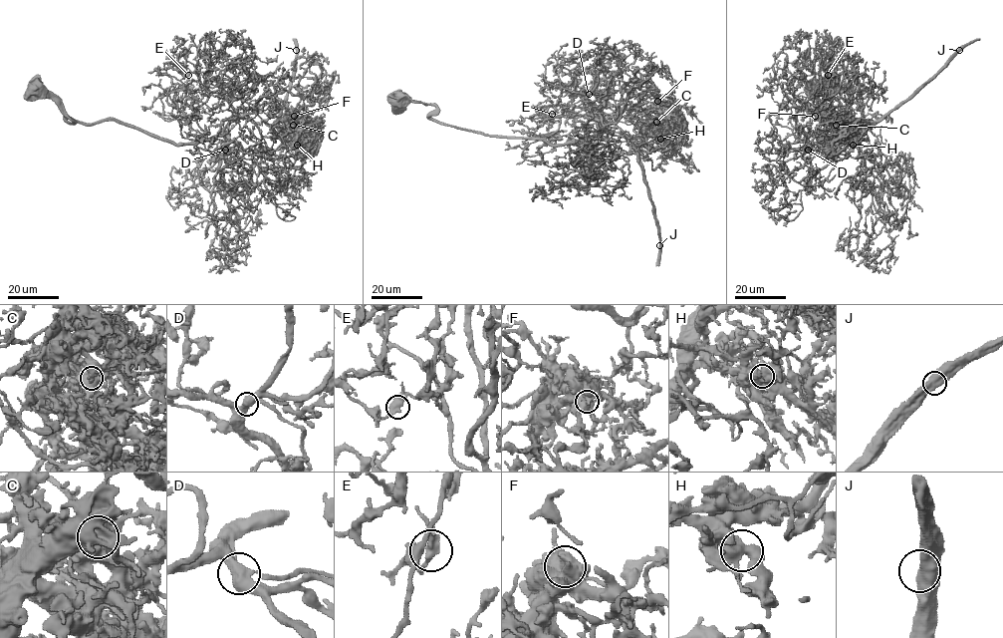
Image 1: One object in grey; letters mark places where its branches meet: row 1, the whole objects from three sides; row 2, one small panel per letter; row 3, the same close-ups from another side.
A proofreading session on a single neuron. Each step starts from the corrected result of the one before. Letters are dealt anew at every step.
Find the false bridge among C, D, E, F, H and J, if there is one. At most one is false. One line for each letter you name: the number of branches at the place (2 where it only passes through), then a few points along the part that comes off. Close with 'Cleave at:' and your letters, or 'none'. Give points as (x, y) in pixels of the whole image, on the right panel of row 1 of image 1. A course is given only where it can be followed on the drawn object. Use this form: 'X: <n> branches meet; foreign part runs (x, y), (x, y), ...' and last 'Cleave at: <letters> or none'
C: 2 branches meet; foreign part runs (836, 125), (841, 123), (849, 128), (878, 122), (910, 97), (966, 45), (980, 39)
Cleave at: C

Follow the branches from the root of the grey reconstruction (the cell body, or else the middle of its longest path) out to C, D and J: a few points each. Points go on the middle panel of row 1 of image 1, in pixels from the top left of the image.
C: (400, 98), (433, 105), (430, 117), (448, 125), (554, 144), (587, 141), (609, 118), (639, 106), (656, 122)
D: (400, 98), (433, 105), (430, 117), (448, 125), (565, 144), (593, 137), (603, 127), (589, 94)
J: (400, 98), (433, 105), (430, 117), (448, 125), (554, 144), (587, 141), (640, 106), (659, 245)

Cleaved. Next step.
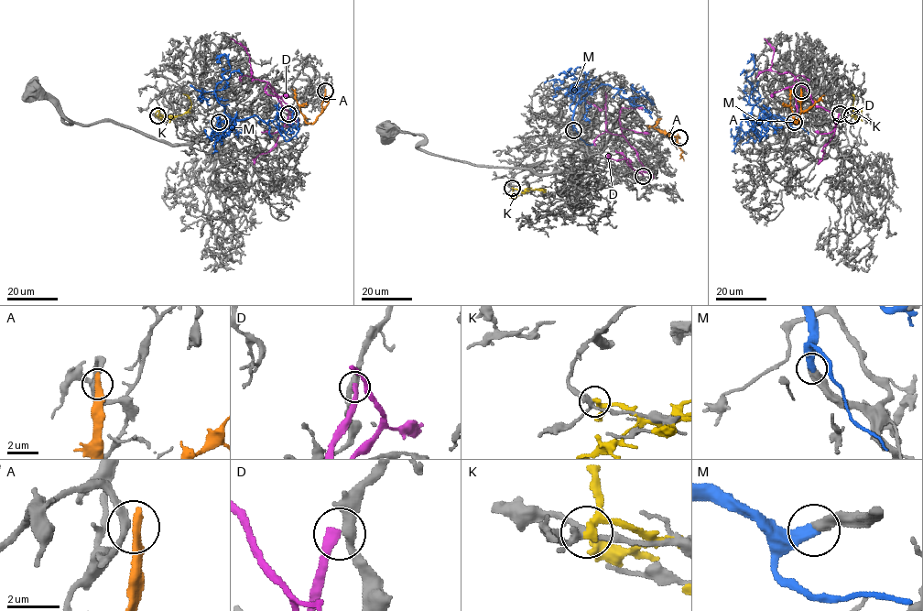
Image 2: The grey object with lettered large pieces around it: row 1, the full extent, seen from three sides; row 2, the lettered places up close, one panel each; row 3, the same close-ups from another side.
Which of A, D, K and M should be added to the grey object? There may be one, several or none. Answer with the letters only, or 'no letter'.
M

